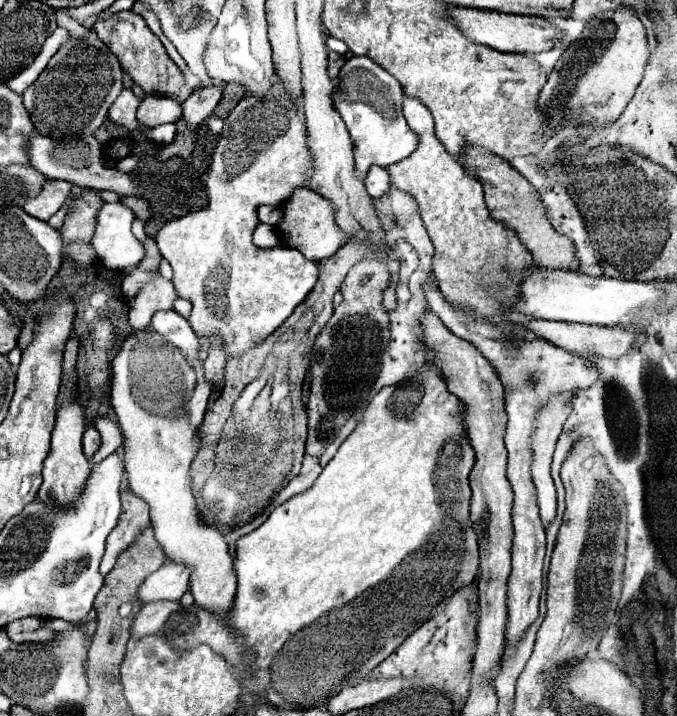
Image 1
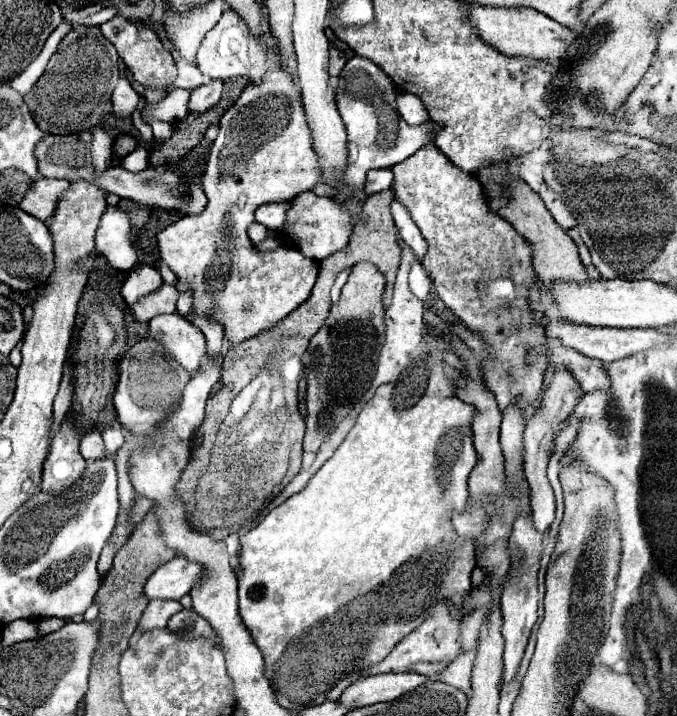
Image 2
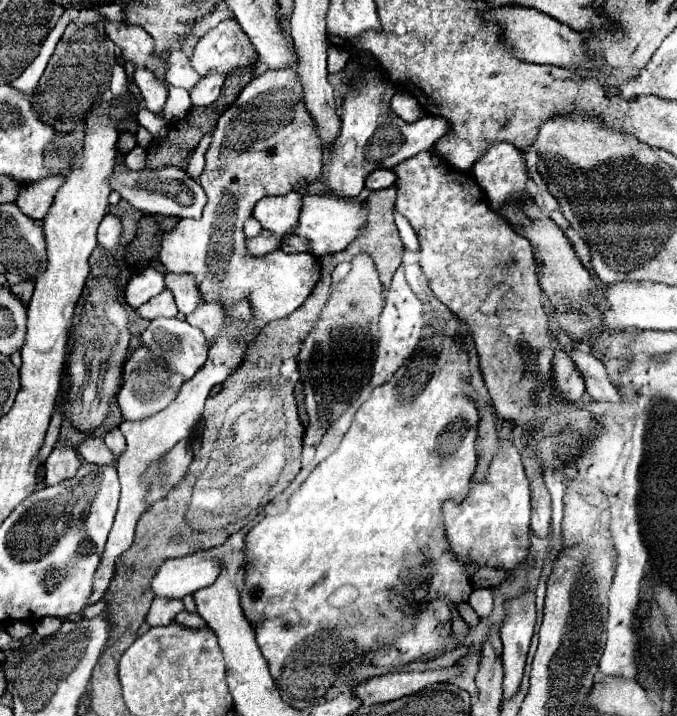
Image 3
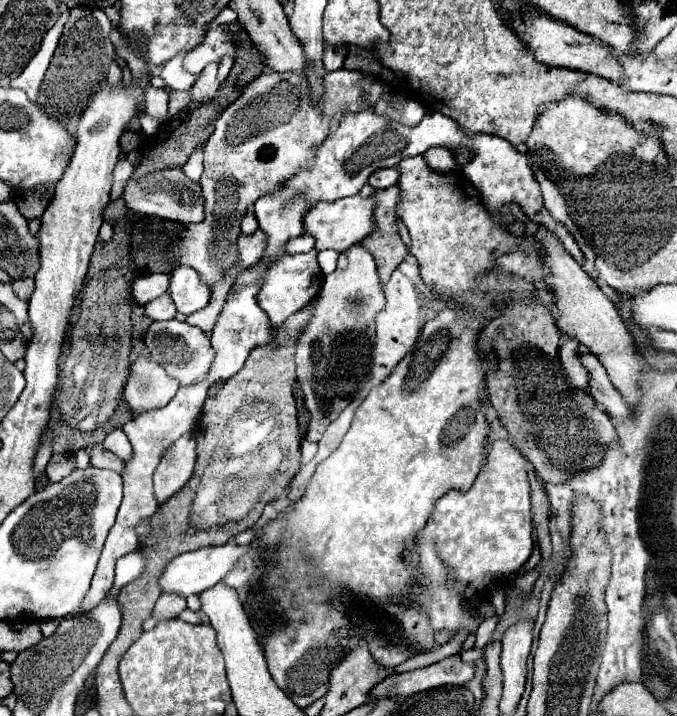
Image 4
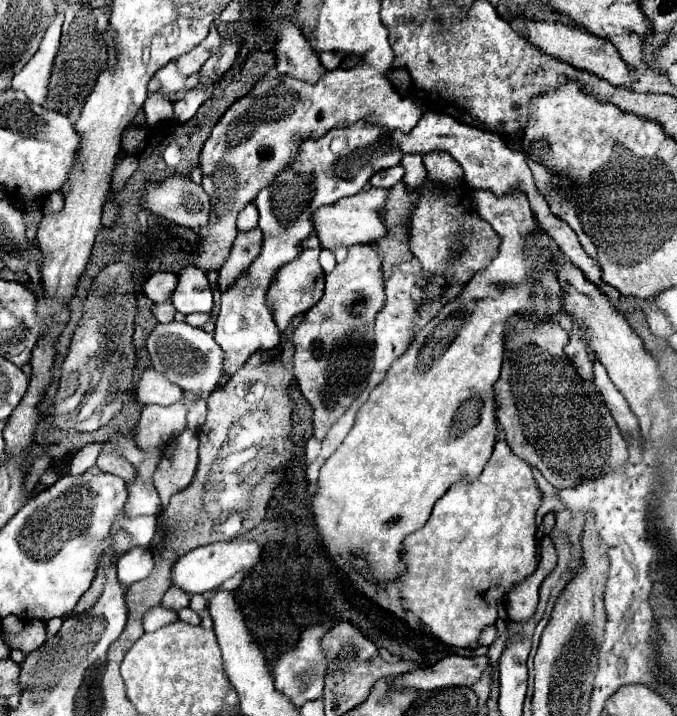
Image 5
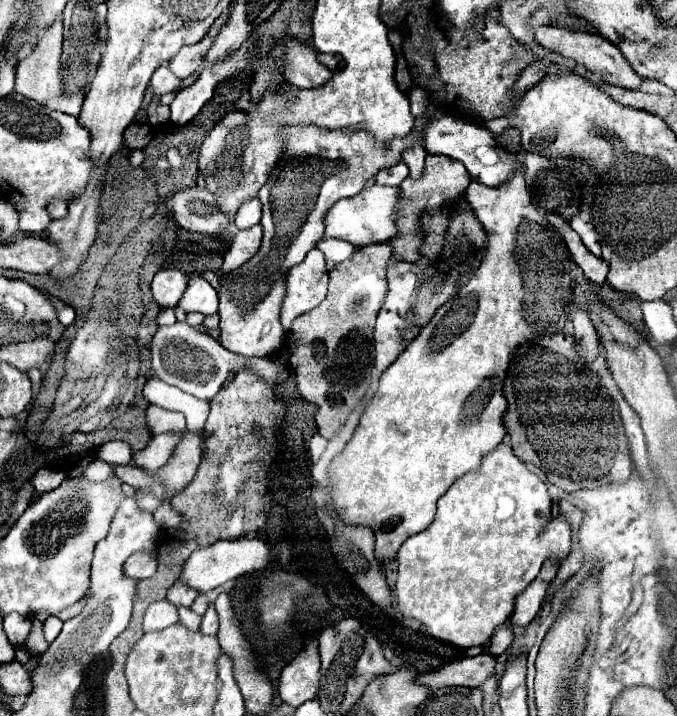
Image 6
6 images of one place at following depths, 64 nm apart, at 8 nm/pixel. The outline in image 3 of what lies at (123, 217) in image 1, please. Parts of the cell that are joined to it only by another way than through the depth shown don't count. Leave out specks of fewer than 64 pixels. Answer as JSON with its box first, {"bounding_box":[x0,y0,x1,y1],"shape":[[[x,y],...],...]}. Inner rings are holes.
{"bounding_box":[98,216,124,260],"shape":[[[104,216],[100,228],[98,228],[98,244],[104,246],[110,254],[114,254],[118,260],[124,258],[124,248],[120,248],[120,218],[116,216]]]}

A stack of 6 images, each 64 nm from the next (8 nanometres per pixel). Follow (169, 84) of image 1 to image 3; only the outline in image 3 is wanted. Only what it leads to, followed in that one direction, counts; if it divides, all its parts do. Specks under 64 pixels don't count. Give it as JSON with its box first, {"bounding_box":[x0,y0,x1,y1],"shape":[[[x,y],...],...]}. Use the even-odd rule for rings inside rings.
{"bounding_box":[106,22,166,70],"shape":[[[108,22],[106,32],[110,40],[122,48],[124,60],[136,64],[136,66],[146,66],[148,70],[156,68],[166,68],[166,60],[158,58],[152,48],[152,36],[144,32],[144,28],[128,26],[124,22]]]}

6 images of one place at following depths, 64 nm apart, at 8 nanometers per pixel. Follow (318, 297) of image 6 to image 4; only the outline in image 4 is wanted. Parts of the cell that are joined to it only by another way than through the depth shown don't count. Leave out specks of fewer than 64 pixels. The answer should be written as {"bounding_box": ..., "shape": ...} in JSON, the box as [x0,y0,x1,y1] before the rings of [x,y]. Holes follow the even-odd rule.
{"bounding_box":[258,250,324,318],"shape":[[[316,250],[296,256],[282,256],[280,260],[272,262],[264,272],[264,288],[258,294],[258,304],[266,310],[270,318],[288,318],[290,314],[302,310],[308,302],[312,302],[324,284],[324,274],[316,262]]]}

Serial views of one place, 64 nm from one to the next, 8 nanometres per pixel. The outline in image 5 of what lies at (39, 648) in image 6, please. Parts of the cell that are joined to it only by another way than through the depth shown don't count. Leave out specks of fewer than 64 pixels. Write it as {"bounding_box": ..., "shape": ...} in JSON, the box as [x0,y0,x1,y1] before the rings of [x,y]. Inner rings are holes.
{"bounding_box":[4,620,46,652],"shape":[[[32,620],[26,624],[24,632],[20,634],[6,634],[4,632],[4,640],[10,648],[18,648],[22,652],[34,652],[36,648],[40,648],[46,642],[46,624],[40,620]]]}

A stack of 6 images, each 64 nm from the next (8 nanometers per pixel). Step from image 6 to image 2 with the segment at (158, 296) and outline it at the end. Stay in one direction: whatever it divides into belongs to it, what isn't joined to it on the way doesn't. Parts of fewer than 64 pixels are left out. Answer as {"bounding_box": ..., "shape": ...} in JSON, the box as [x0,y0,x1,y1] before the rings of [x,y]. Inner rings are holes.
{"bounding_box":[122,266,162,306],"shape":[[[136,266],[128,274],[128,278],[126,278],[124,286],[122,286],[122,296],[124,296],[126,304],[132,306],[140,298],[156,292],[160,286],[162,286],[162,276],[160,276],[160,272],[156,268],[152,268],[152,266]]]}

